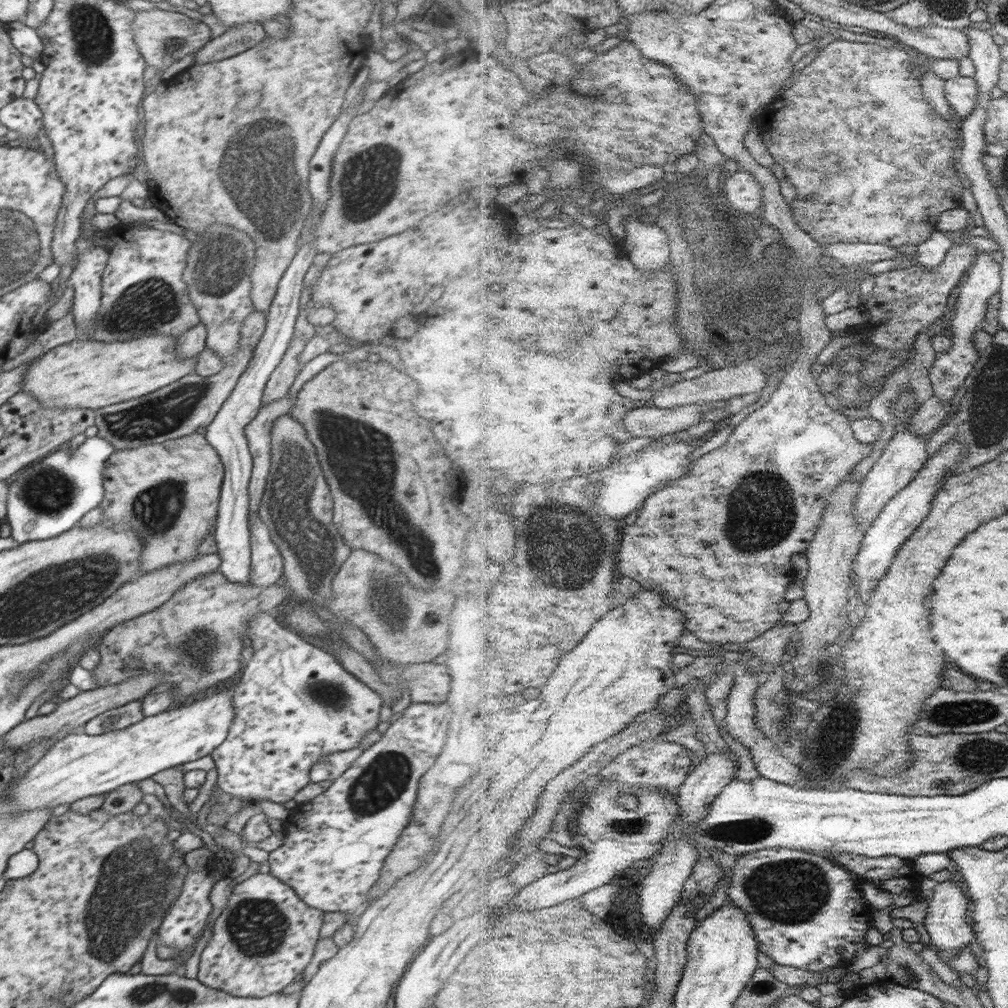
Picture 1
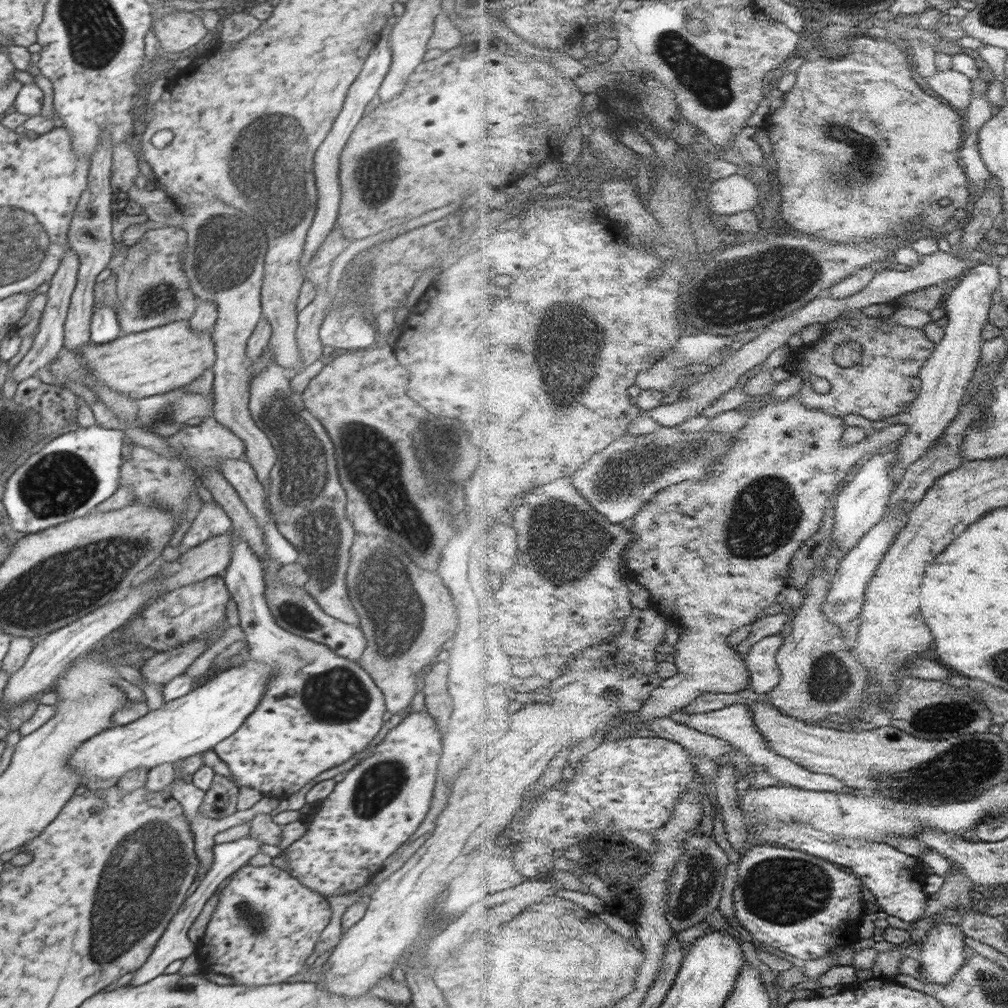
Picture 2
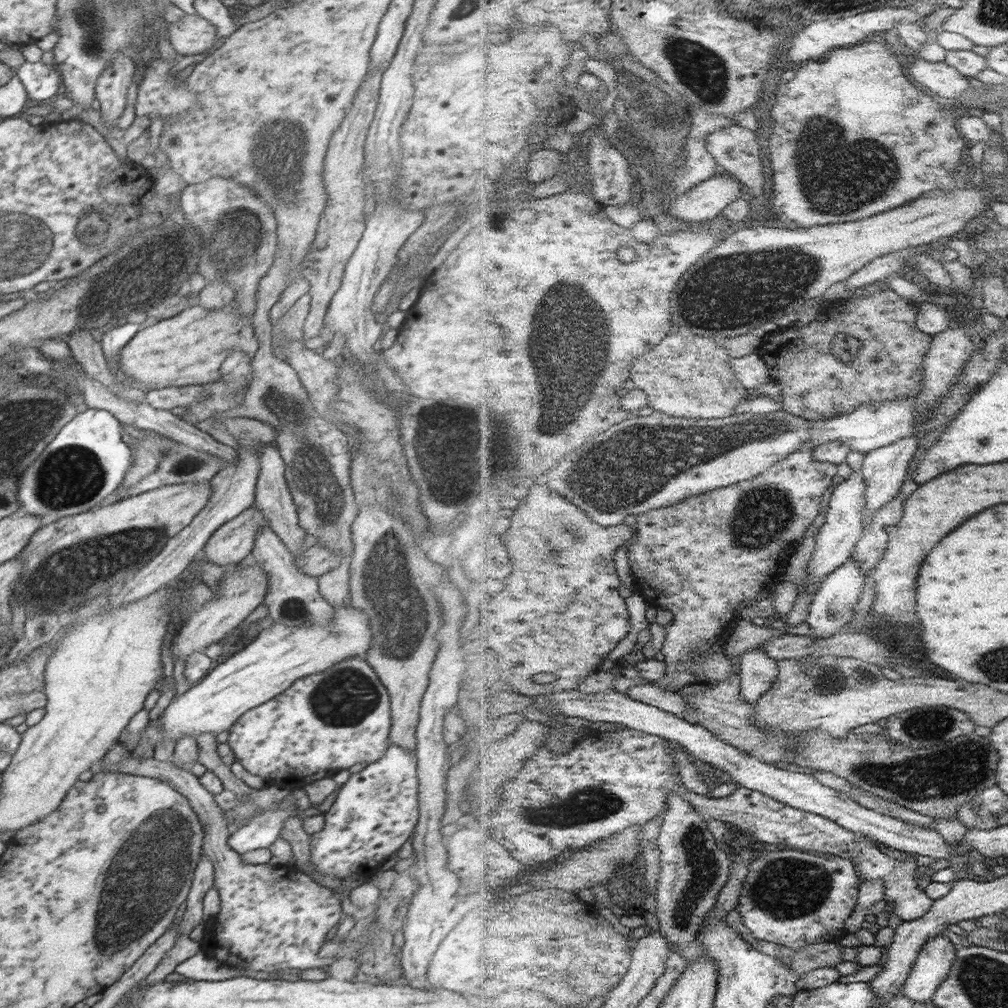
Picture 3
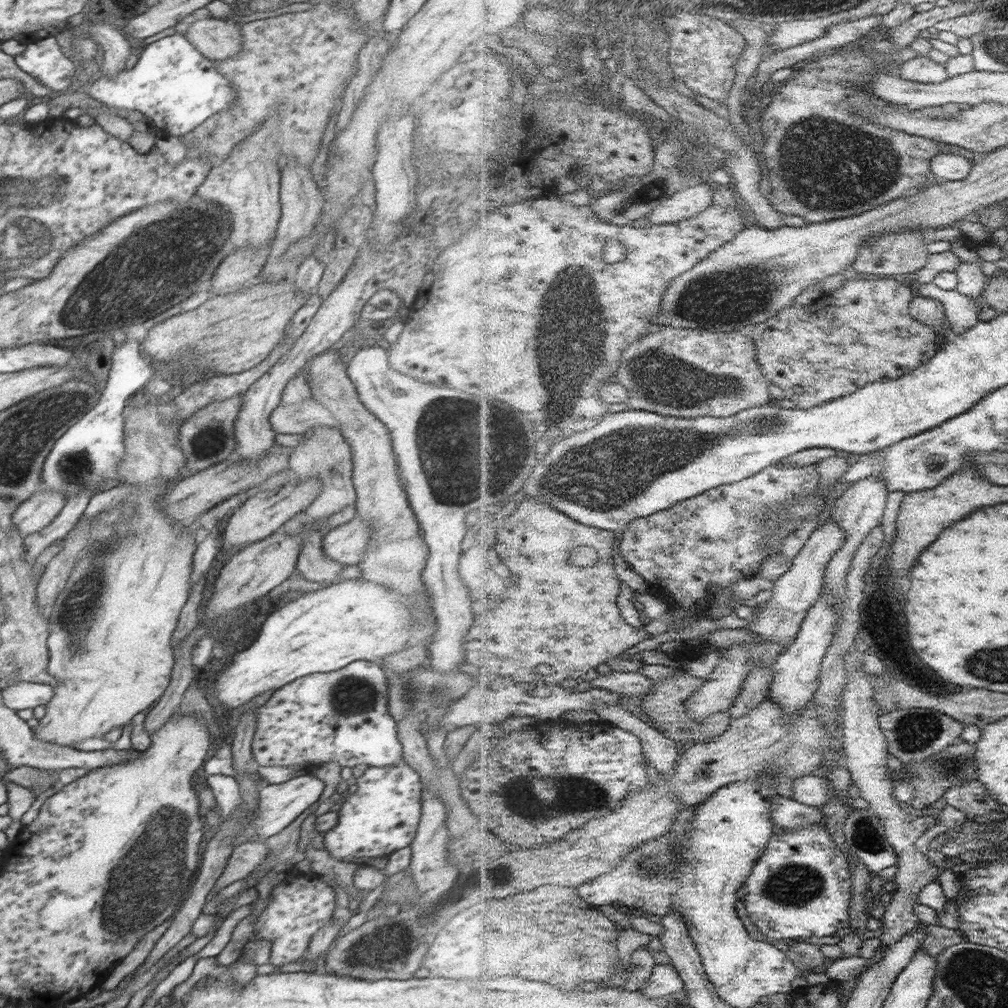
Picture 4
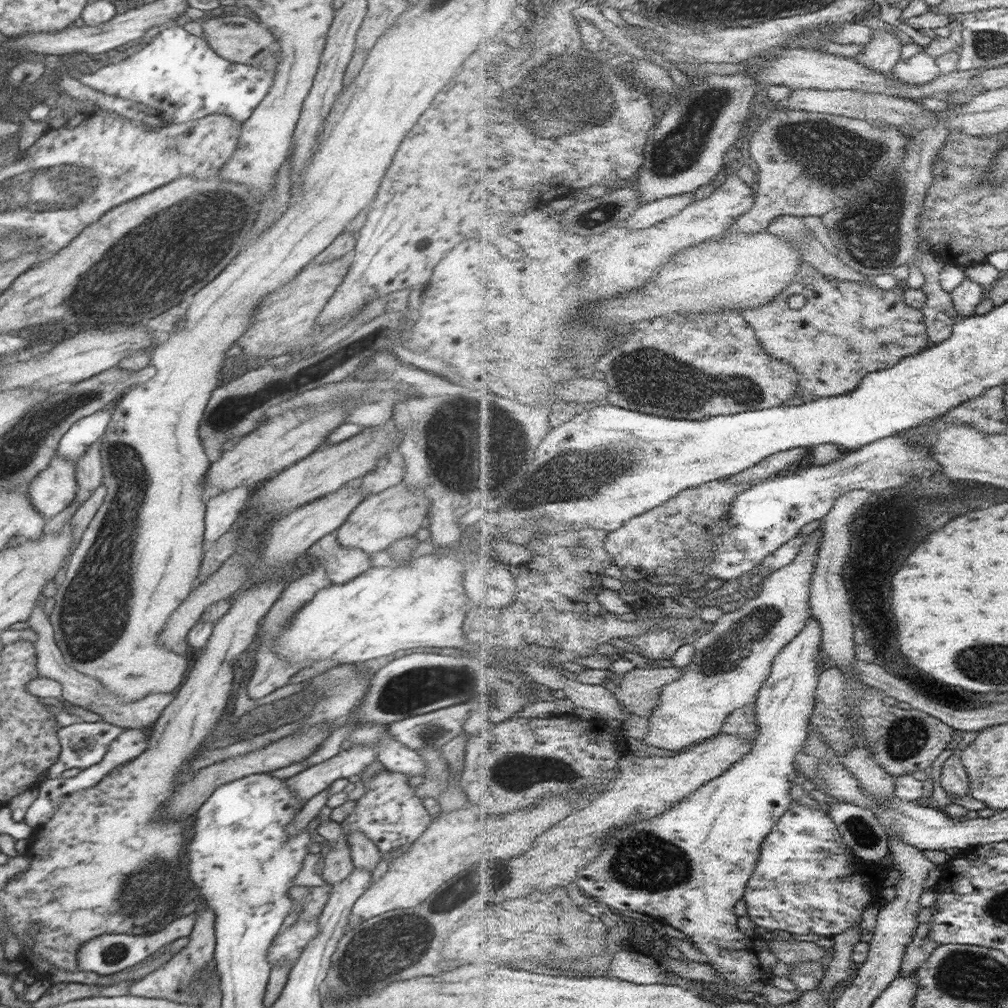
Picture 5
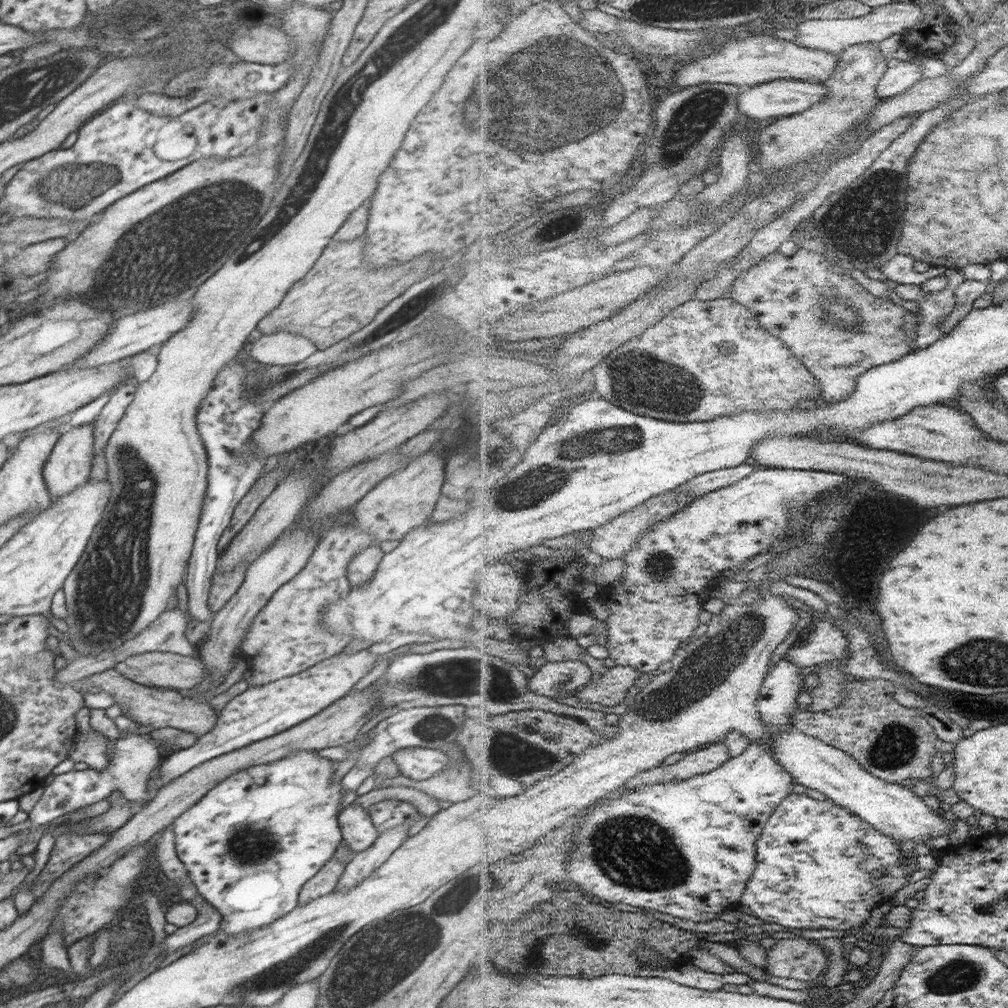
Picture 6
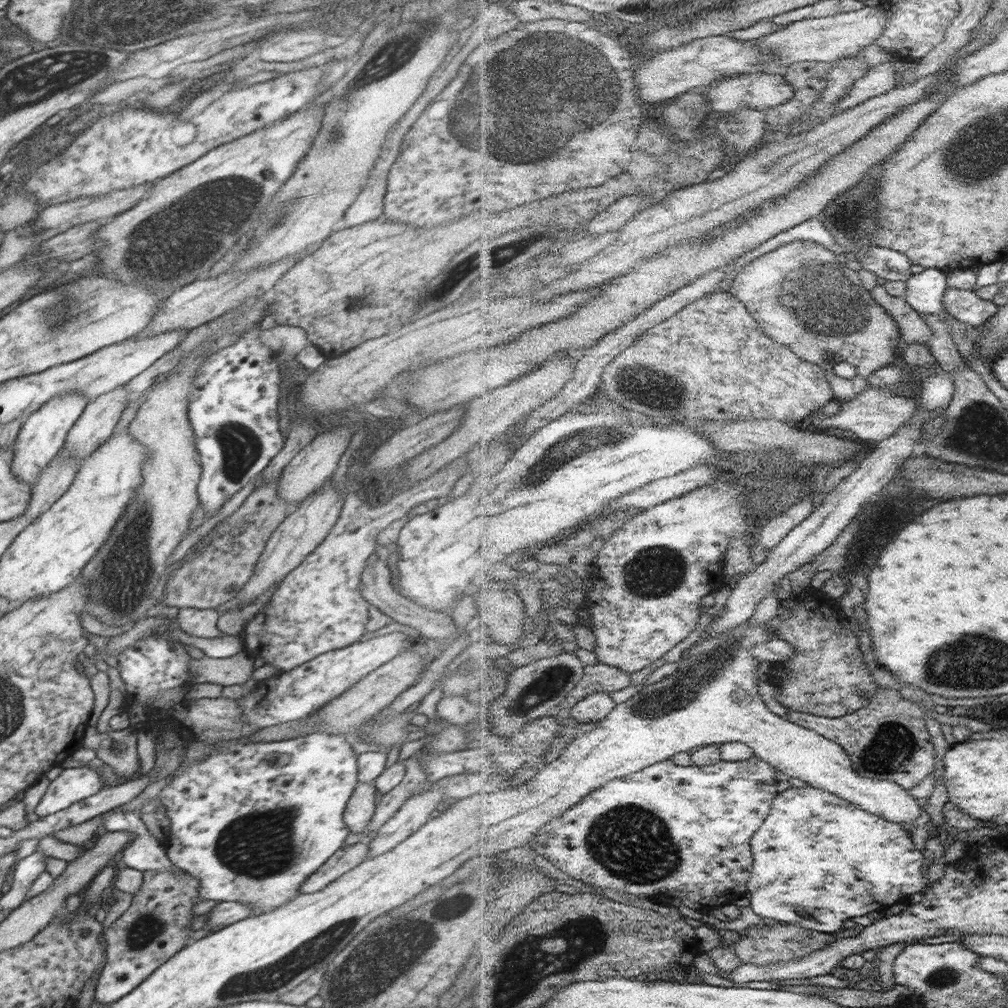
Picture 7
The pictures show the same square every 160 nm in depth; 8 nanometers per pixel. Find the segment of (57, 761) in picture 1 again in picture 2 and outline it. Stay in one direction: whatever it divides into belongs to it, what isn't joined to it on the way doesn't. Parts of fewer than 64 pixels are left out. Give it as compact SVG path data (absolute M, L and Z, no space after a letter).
M250 659L238 667L218 667L216 676L199 683L192 691L180 698L166 702L161 706L152 707L146 716L125 724L114 726L94 735L80 747L76 747L69 756L69 766L82 775L81 785L92 786L97 781L120 779L126 772L134 768L154 768L165 762L176 763L181 758L188 758L194 754L210 751L225 738L232 736L252 711L258 706L267 684L274 674L273 668Z

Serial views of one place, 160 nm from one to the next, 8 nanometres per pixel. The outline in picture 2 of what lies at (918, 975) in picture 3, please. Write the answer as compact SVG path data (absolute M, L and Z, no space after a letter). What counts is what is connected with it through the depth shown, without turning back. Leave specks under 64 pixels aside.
M934 923L922 945L920 976L922 981L946 984L964 964L964 934L961 925Z

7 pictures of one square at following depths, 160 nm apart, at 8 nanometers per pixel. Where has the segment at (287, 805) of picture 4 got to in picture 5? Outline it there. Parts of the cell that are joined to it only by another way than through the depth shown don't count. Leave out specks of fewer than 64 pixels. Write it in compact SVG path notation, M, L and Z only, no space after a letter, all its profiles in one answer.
M352 746L348 750L341 750L336 756L309 766L300 774L286 780L293 796L301 802L314 798L318 792L329 788L332 782L340 778L348 779L359 775L362 769L377 760L377 748L373 746Z

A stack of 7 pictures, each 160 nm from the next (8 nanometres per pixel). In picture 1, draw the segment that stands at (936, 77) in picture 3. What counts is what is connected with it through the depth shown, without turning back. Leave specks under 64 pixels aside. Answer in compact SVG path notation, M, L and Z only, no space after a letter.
M958 76L944 82L944 96L954 110L955 116L966 118L975 111L978 84L972 77Z

